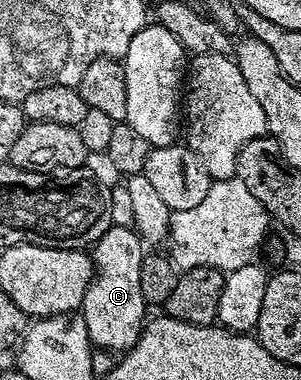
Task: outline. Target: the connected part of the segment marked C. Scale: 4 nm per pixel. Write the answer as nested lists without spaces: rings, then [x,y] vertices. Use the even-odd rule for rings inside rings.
[[[113,225],[94,243],[93,278],[81,308],[92,348],[125,353],[143,332],[149,311],[149,304],[141,293],[141,261],[144,254],[144,240],[130,226]]]

